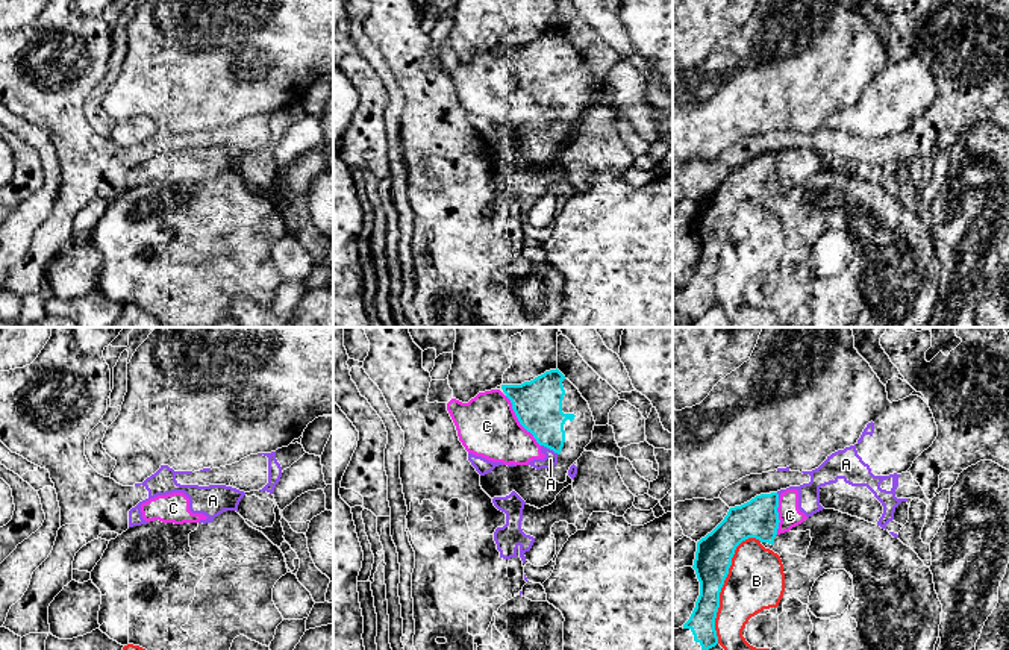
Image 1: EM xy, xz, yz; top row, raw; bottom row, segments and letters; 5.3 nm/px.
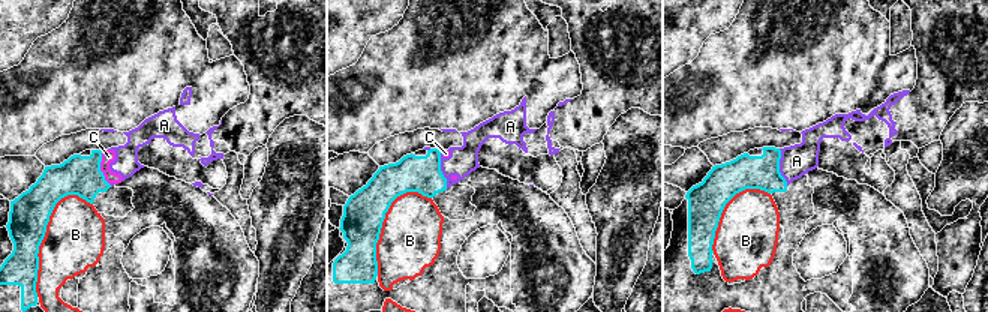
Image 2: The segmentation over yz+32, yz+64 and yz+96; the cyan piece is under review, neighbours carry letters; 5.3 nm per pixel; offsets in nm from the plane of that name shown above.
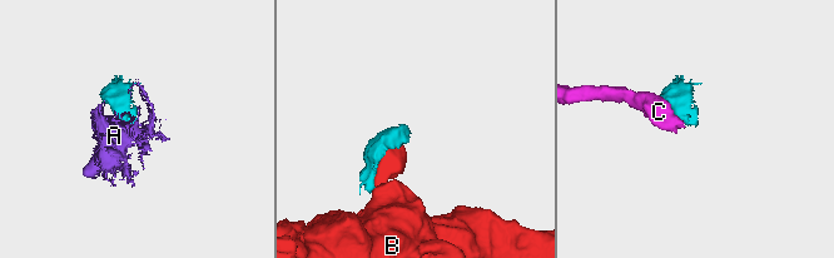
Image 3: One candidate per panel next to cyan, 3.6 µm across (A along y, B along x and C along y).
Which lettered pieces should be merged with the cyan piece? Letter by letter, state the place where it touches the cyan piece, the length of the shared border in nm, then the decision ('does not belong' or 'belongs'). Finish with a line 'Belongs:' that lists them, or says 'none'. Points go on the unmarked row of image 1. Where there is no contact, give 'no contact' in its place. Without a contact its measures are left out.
A: contact xz (550, 109); length 110 nm; does not belong
B: contact yz (721, 247); length 600 nm; does not belong
C: contact xz (518, 81); length 320 nm; does not belong
Belongs: none

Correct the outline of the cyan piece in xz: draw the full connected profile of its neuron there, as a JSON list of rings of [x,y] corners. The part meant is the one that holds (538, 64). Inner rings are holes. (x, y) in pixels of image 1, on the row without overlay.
[[[558,29],[521,45],[501,45],[501,50],[520,85],[539,106],[558,115],[558,124],[541,130],[498,126],[480,136],[480,147],[491,159],[515,152],[526,165],[541,170],[573,144],[568,130],[591,103],[595,82],[588,62]]]

